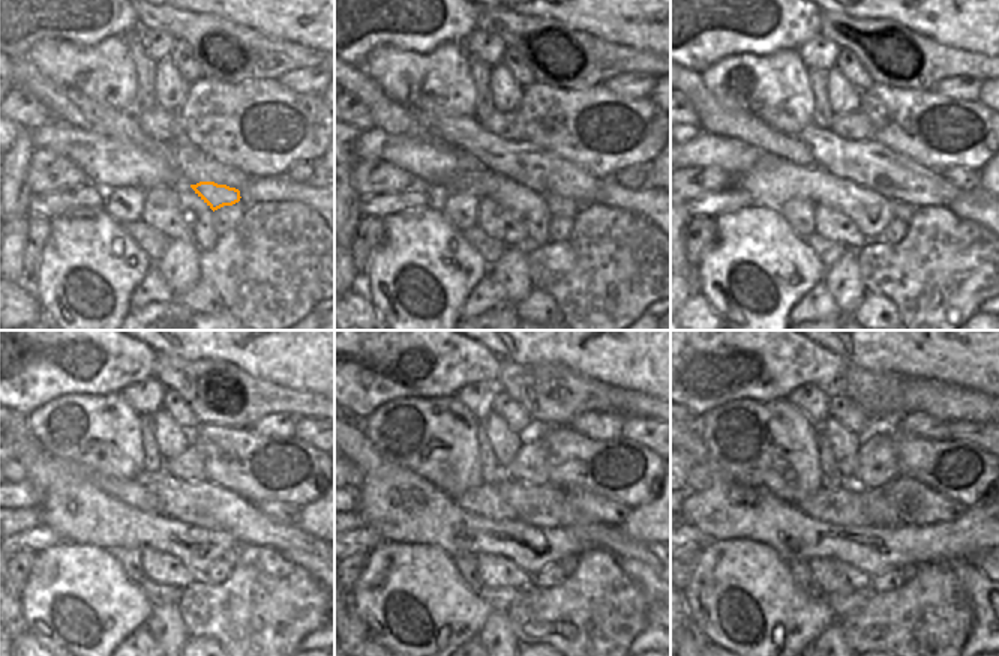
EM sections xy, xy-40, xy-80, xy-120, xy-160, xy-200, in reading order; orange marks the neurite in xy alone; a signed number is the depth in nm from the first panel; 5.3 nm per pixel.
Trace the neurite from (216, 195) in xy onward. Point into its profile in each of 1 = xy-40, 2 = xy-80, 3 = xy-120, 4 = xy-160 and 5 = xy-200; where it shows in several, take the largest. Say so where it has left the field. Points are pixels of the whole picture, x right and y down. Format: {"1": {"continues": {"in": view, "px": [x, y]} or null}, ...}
{"1": {"continues": {"in": "xy-40", "px": [557, 204]}}, "2": {"continues": {"in": "xy-80", "px": [902, 210]}}, "3": {"continues": {"in": "xy-120", "px": [233, 556]}}, "4": {"continues": {"in": "xy-160", "px": [569, 563]}}, "5": {"continues": {"in": "xy-200", "px": [908, 572]}}}

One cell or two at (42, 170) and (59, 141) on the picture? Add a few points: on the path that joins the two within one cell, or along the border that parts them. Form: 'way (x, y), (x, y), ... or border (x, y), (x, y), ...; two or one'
border (36, 147), (48, 147), (63, 153), (83, 171); two

